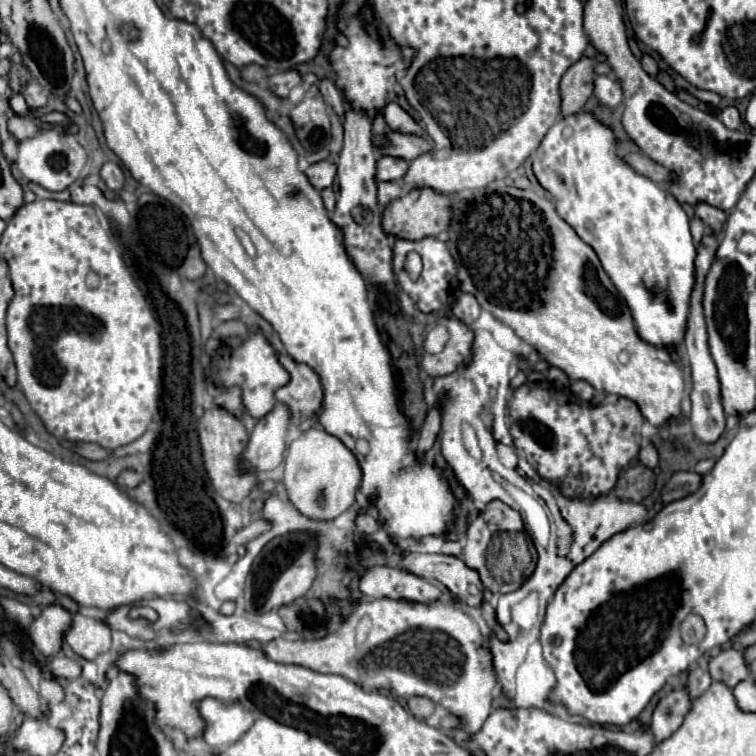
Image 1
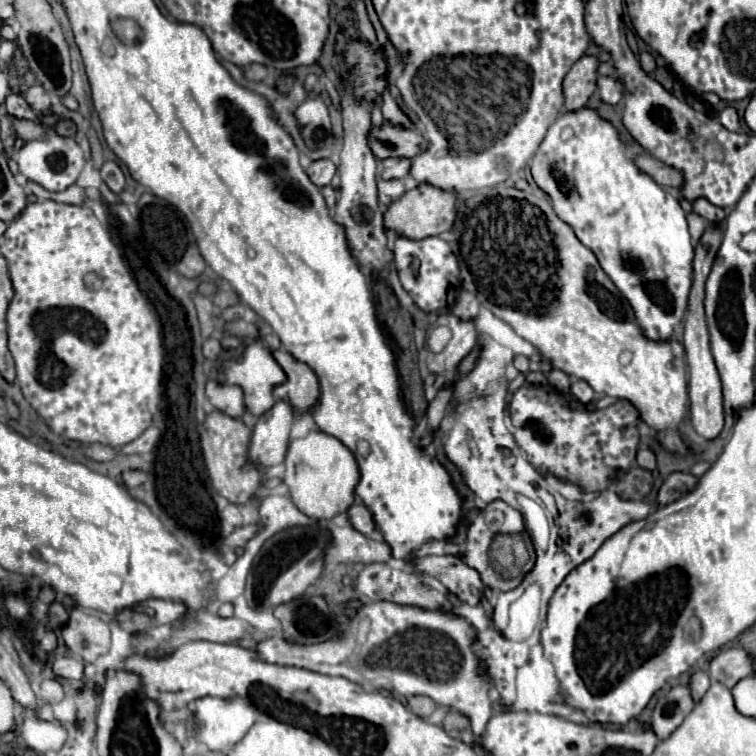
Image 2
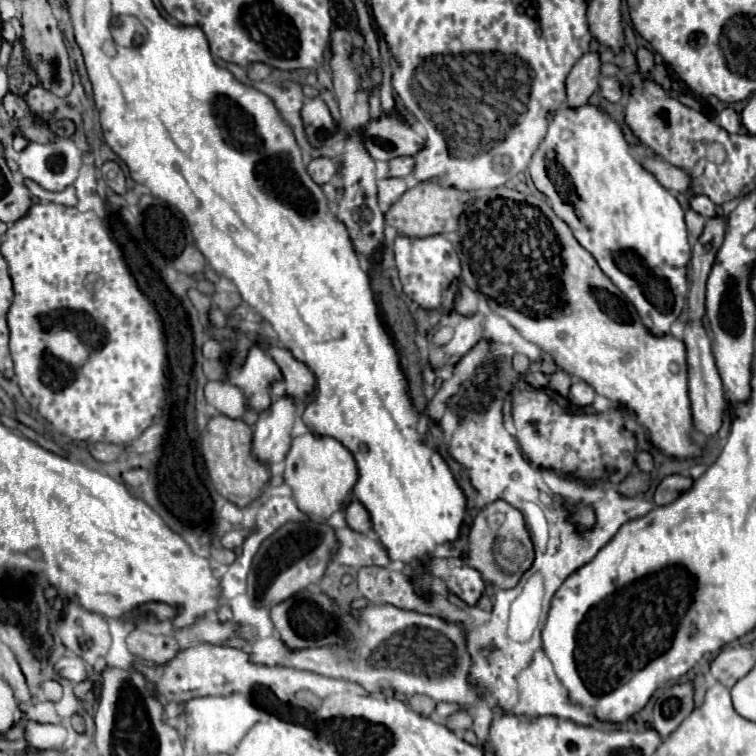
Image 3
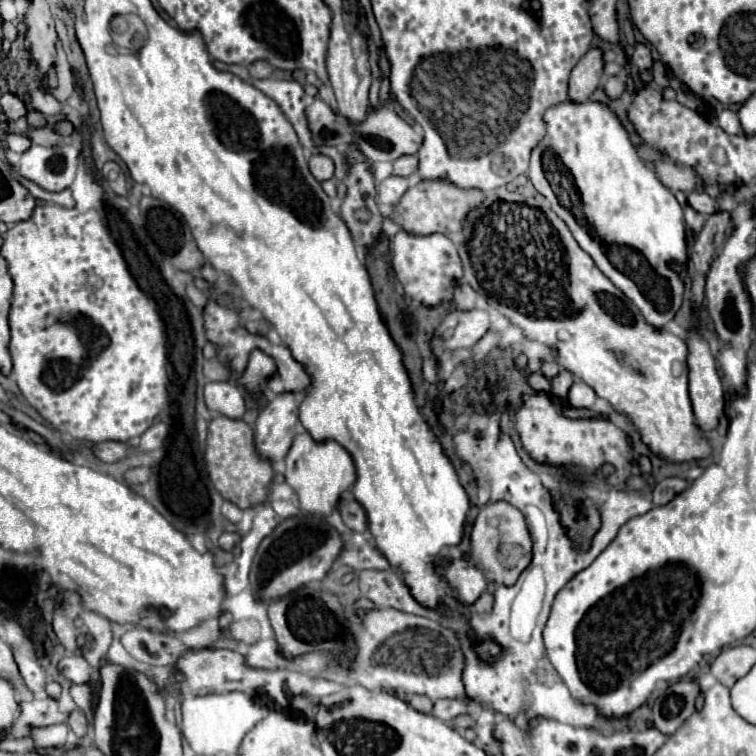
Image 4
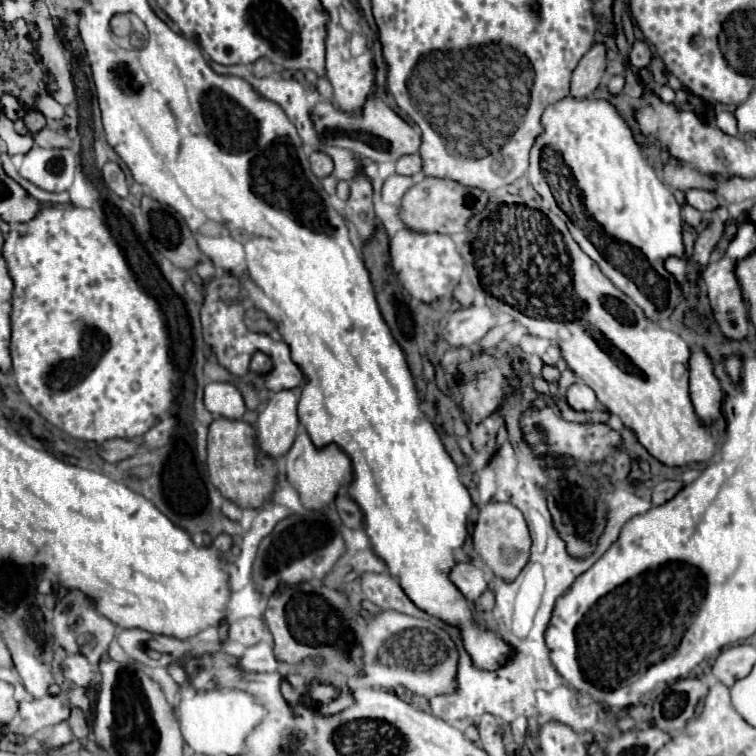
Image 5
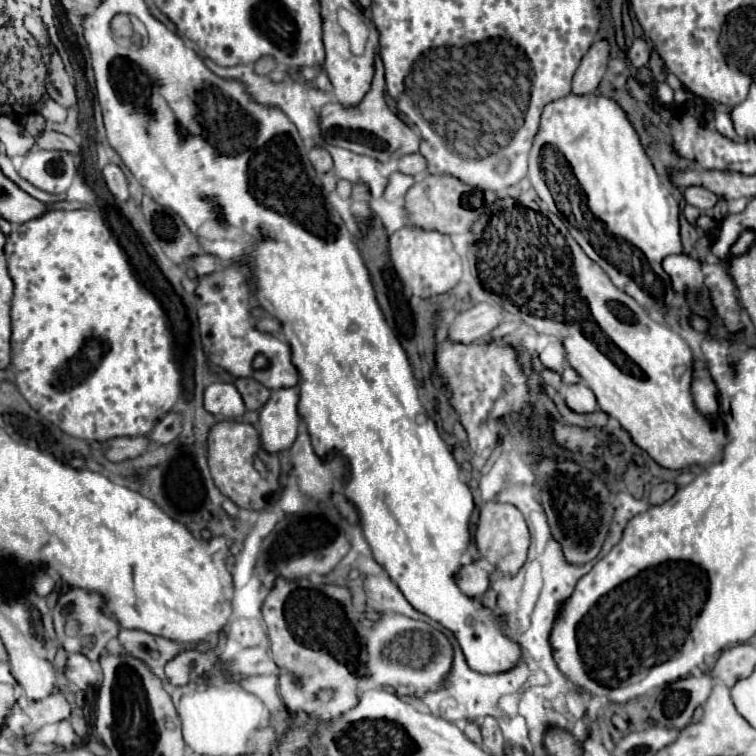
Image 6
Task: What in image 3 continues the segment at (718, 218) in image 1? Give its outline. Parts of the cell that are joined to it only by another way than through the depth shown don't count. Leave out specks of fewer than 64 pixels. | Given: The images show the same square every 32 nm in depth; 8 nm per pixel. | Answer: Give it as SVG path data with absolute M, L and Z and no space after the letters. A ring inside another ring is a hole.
M692 194L690 196L690 206L694 212L702 214L702 216L722 216L720 206L716 206L708 196L704 194Z

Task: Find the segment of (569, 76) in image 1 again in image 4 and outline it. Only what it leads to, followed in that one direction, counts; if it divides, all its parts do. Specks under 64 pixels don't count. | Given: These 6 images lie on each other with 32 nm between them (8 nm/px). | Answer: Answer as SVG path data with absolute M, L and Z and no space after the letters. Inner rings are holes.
M592 48L582 56L582 60L576 64L576 68L570 74L570 82L568 82L570 100L574 102L588 100L590 94L598 88L602 74L604 74L602 50Z

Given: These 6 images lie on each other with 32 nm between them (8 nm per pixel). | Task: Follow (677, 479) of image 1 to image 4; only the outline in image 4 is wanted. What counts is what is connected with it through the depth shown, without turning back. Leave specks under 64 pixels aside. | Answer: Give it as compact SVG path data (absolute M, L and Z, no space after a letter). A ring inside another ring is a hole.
M666 478L654 486L654 506L668 504L678 492L682 492L688 486L682 478Z

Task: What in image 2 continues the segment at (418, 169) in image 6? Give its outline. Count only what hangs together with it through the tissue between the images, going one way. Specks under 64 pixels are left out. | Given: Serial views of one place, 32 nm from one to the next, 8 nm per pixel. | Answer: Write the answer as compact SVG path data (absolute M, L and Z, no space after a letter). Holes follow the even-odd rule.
M392 158L392 160L384 160L384 176L386 180L390 178L406 178L410 172L412 160L410 158Z

